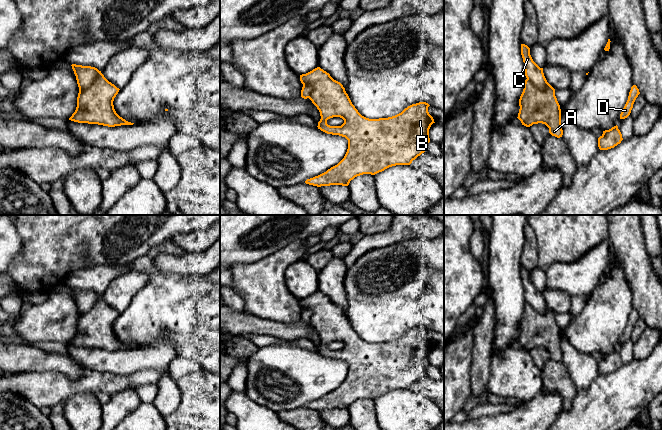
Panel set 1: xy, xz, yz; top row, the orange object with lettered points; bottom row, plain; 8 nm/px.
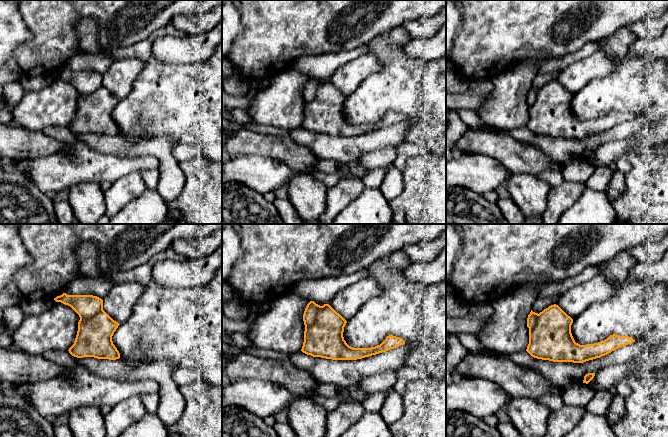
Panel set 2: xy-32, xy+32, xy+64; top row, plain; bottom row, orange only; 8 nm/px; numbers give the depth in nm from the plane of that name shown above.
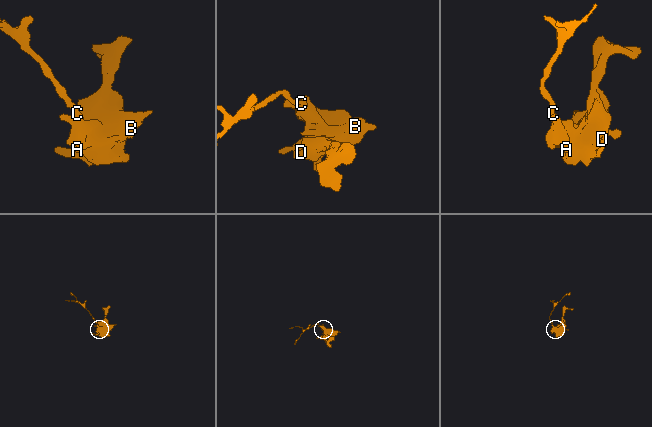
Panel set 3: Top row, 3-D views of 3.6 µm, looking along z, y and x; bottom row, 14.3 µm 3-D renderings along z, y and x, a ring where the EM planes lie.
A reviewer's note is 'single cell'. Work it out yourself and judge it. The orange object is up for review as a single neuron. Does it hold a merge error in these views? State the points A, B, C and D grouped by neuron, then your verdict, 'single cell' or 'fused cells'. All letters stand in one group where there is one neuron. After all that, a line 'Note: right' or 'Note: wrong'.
groups A B D / C; fused cells
Note: wrong

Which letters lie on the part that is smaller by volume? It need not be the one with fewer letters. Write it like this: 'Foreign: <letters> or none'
Foreign: C

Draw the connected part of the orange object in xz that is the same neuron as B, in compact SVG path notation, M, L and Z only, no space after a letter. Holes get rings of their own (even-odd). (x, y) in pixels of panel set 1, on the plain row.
M320 291L300 299L300 305L303 309L312 311L309 323L317 331L321 340L318 353L327 358L345 361L348 364L348 373L344 382L326 396L307 403L306 408L317 411L348 410L350 405L357 400L375 399L396 389L410 389L413 384L427 375L427 369L430 366L429 353L435 347L428 336L430 330L428 327L412 328L392 341L369 343L358 336L343 309ZM333 341L342 342L344 347L341 350L328 349L327 344Z

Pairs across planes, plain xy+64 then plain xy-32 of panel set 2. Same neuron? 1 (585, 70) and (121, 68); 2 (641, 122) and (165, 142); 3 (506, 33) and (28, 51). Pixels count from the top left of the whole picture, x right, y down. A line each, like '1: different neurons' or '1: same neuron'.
1: same neuron
2: same neuron
3: same neuron

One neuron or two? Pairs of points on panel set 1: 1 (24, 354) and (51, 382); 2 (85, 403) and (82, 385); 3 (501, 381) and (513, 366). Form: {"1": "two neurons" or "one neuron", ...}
{"1": "two neurons", "2": "two neurons", "3": "one neuron"}

